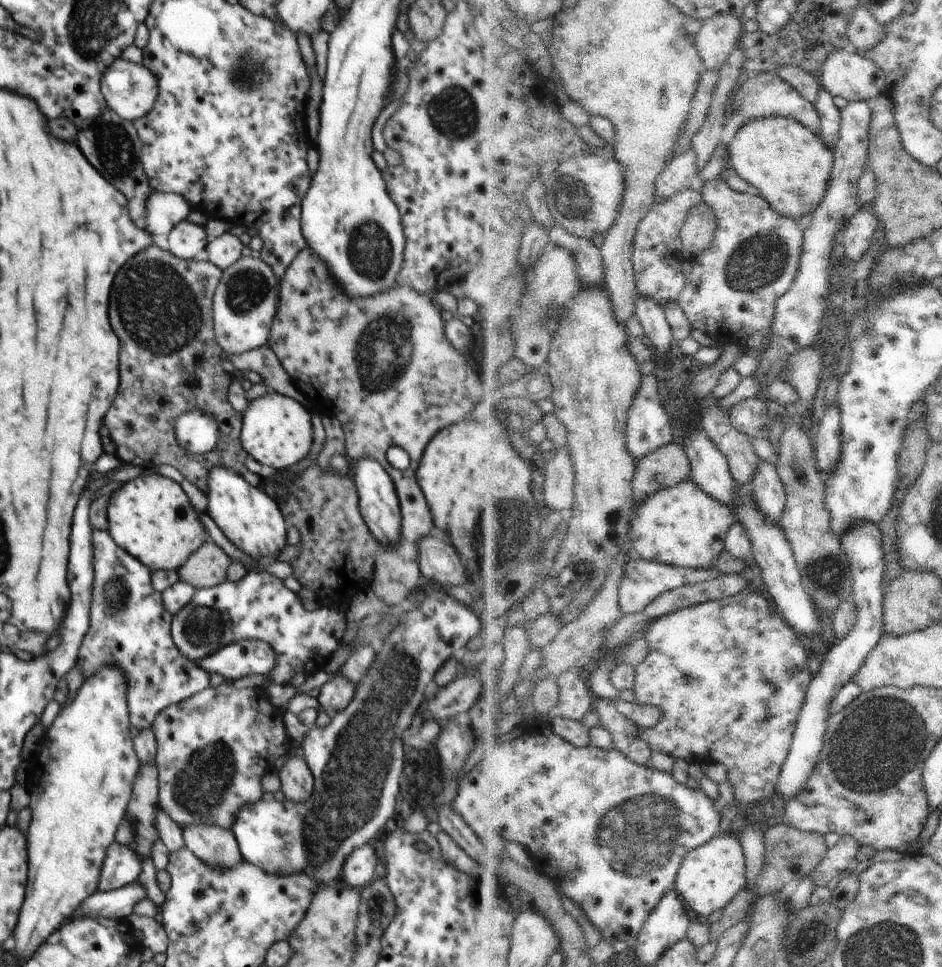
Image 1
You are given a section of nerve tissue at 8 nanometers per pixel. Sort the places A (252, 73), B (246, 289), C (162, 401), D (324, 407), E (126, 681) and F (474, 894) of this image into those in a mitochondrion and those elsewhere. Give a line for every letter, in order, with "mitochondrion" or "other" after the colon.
A: mitochondrion
B: mitochondrion
C: other
D: other
E: other
F: other

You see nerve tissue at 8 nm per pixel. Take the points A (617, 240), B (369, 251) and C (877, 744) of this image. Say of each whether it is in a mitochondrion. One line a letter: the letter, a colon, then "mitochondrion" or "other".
A: other
B: mitochondrion
C: mitochondrion

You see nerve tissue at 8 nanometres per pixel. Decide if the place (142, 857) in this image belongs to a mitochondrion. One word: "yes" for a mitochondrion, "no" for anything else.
no

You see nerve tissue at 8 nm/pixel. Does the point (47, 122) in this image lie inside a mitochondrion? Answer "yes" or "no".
no

